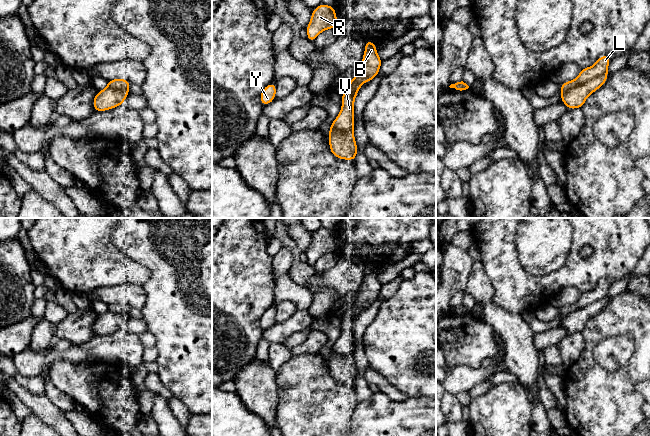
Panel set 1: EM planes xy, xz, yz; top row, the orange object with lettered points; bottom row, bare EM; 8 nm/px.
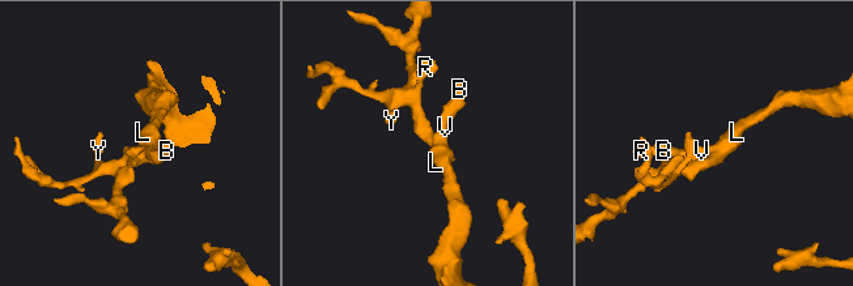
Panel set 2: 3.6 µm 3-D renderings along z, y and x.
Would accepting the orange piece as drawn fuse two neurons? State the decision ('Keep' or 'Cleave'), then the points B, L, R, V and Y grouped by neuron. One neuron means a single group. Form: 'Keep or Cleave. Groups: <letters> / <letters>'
Cleave. Groups: B L V / R Y

